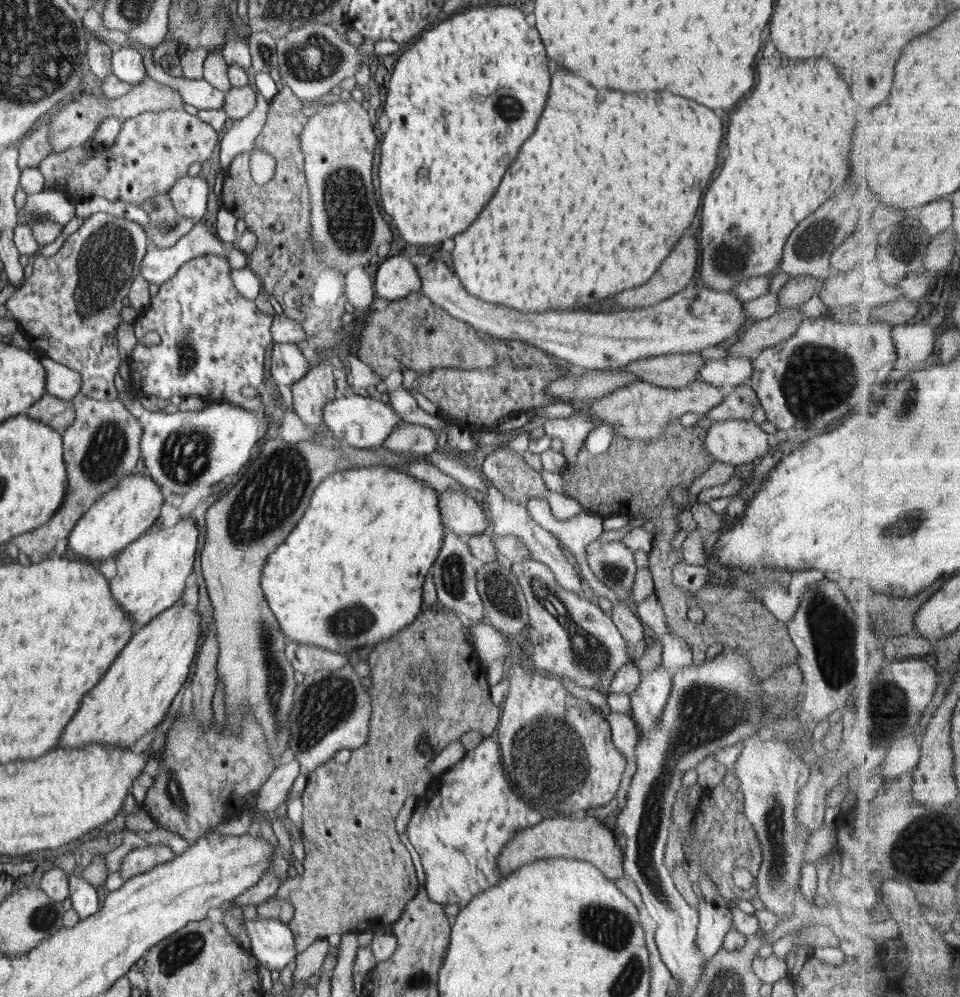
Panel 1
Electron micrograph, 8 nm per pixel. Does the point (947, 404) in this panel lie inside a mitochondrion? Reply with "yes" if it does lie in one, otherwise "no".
no

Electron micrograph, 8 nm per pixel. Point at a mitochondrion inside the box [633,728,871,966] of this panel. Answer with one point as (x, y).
(774, 821)

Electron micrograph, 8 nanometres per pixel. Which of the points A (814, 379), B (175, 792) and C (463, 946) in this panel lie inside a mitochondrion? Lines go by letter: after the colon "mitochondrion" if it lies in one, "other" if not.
A: mitochondrion
B: mitochondrion
C: other

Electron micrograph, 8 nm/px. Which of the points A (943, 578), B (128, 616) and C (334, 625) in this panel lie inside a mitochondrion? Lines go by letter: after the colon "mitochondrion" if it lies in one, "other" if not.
A: other
B: other
C: mitochondrion

